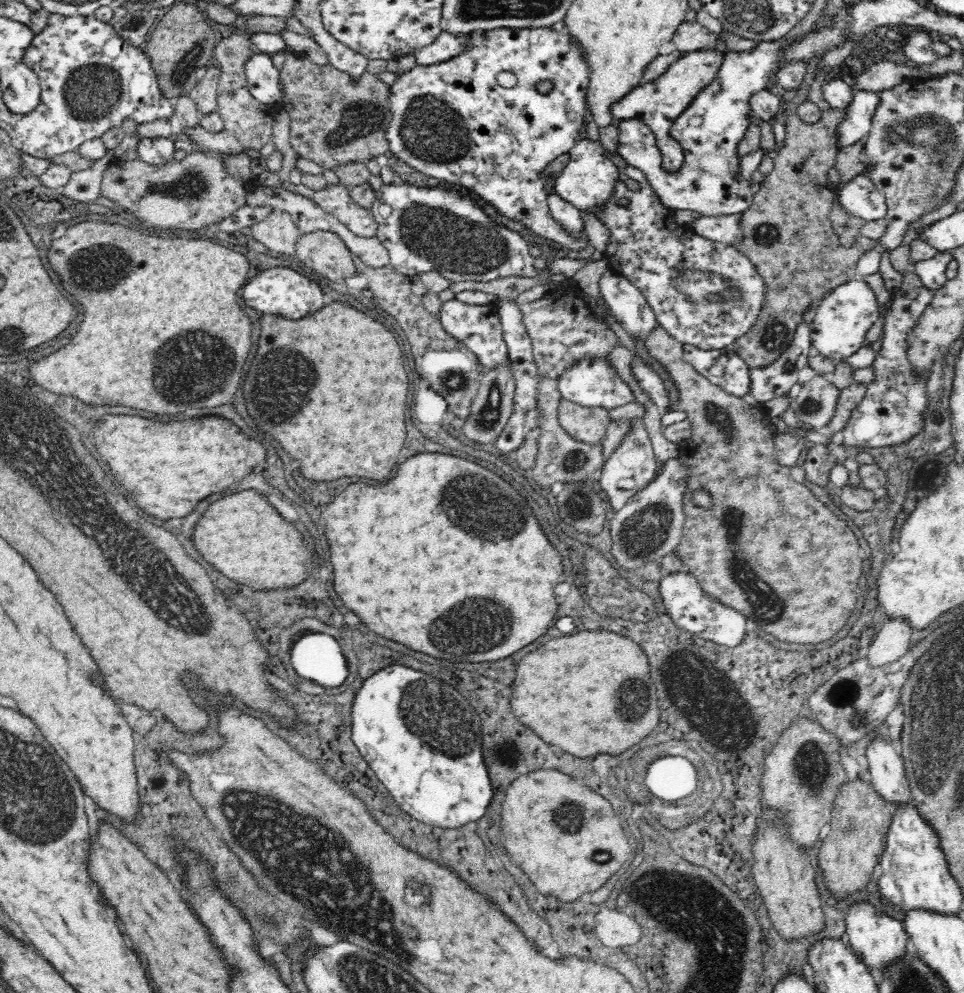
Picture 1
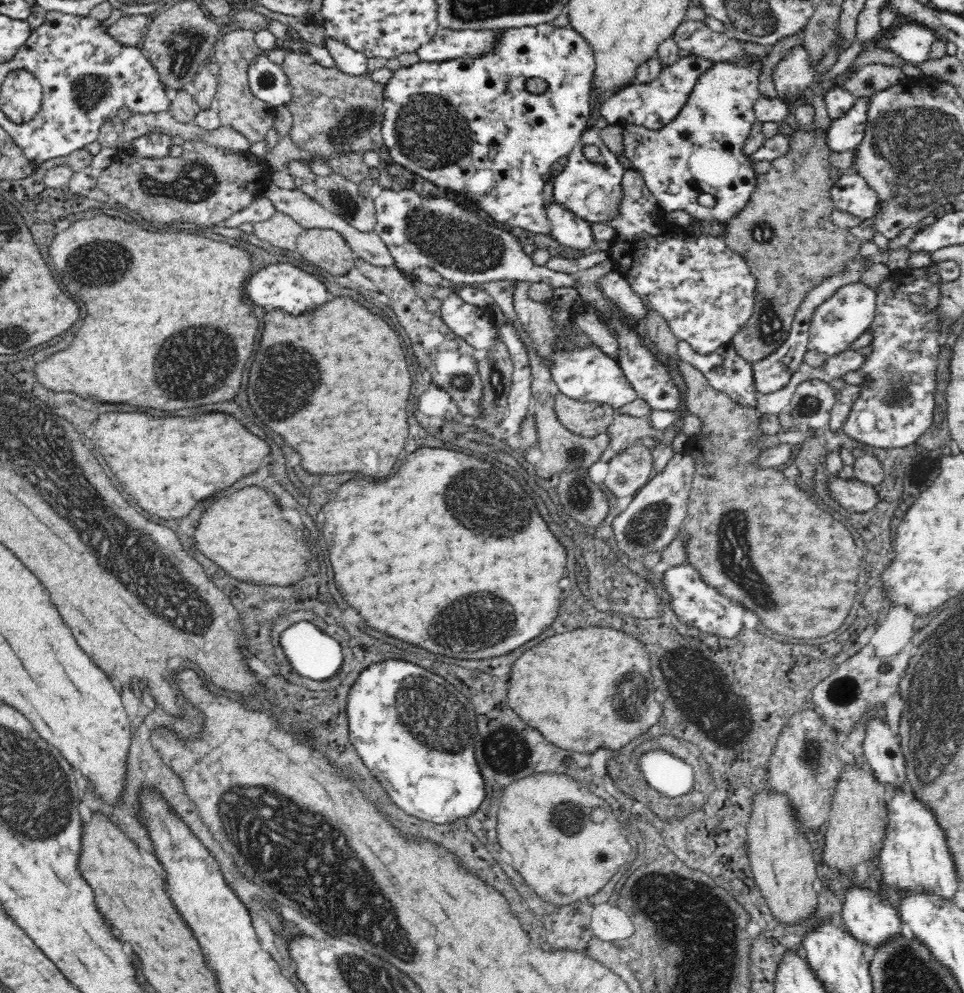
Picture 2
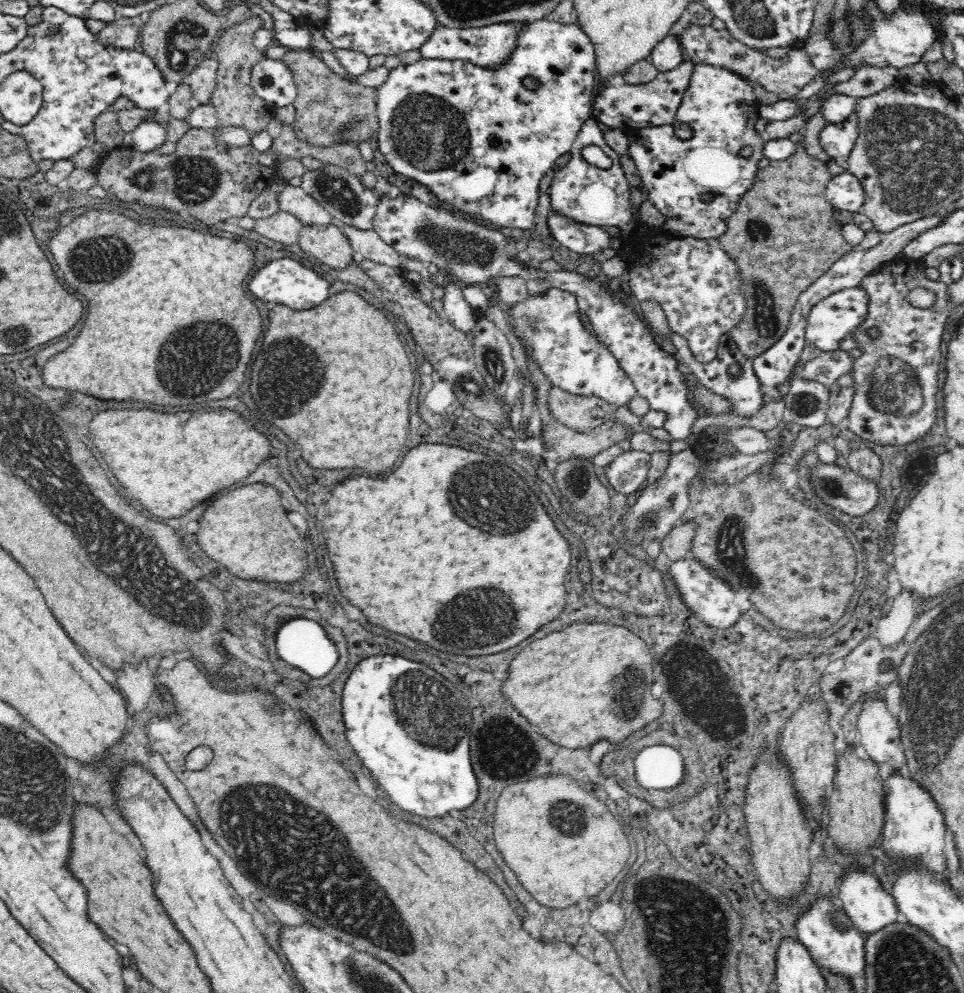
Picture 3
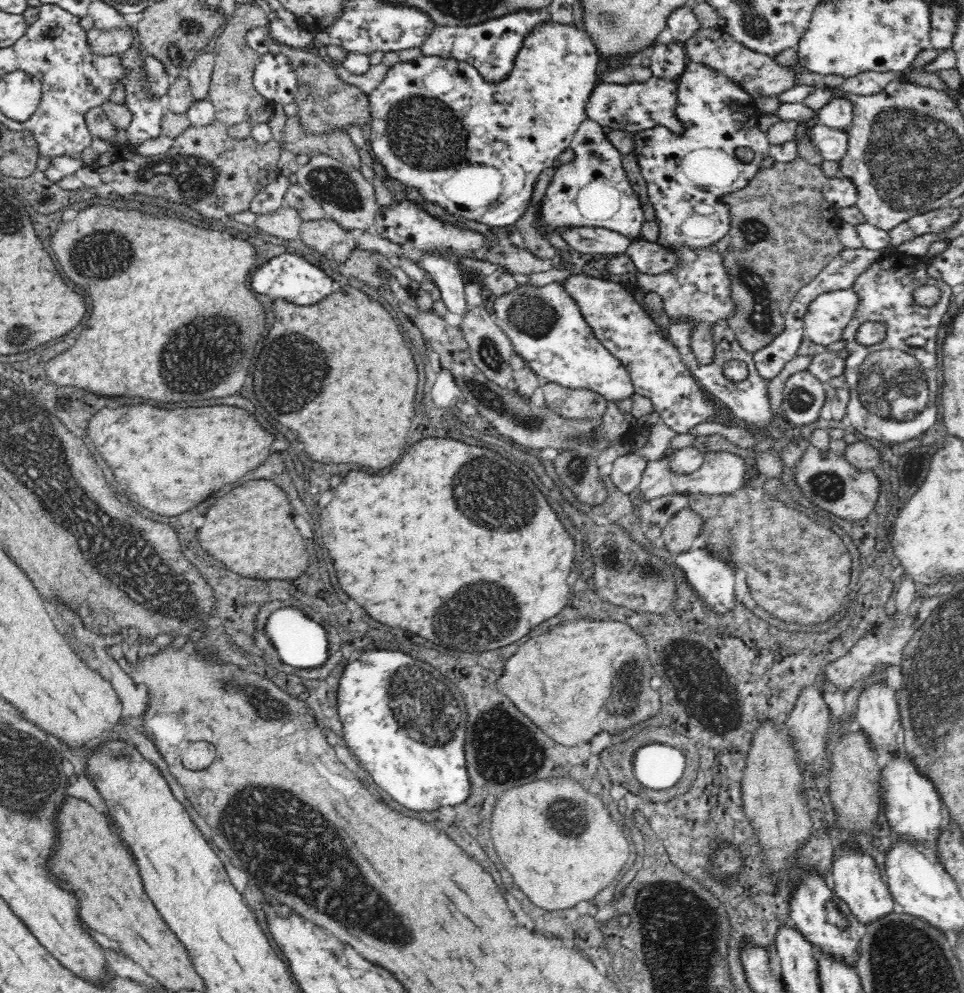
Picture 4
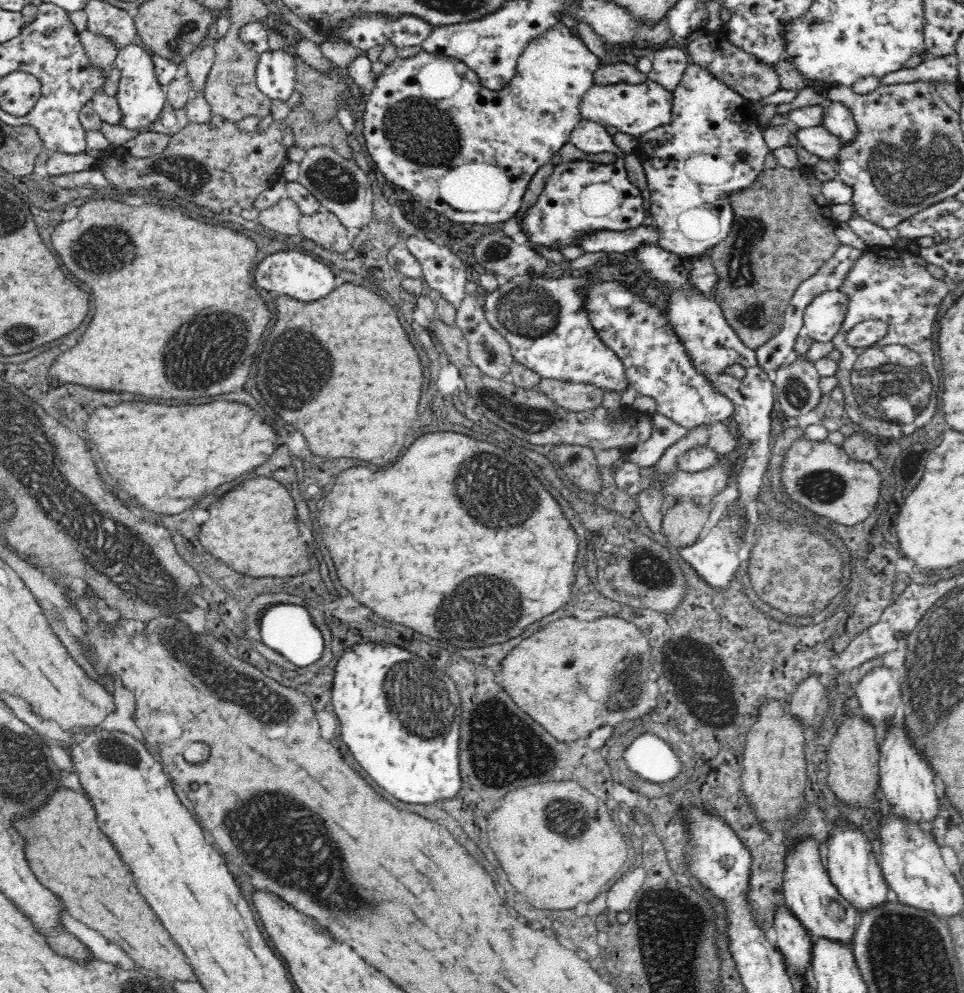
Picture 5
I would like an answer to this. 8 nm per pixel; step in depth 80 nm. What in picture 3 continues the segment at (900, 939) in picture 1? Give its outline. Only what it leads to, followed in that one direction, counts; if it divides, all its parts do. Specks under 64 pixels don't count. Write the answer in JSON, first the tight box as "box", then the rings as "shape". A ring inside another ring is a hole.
{"box":[837,863,898,936],"shape":[[[857,863],[852,864],[851,871],[845,874],[839,890],[837,900],[842,904],[844,913],[848,915],[848,919],[852,921],[852,925],[856,927],[856,930],[865,936],[878,932],[890,923],[896,922],[898,909],[894,897],[884,892],[878,877],[869,874]]]}

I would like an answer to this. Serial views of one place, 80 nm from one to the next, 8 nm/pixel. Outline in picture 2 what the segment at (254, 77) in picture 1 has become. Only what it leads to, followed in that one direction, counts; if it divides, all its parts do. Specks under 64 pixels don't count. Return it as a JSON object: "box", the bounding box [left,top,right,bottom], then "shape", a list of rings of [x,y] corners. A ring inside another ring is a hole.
{"box":[247,54,292,107],"shape":[[[265,54],[258,55],[249,65],[247,75],[256,98],[275,107],[289,105],[292,91],[282,66],[276,66]]]}

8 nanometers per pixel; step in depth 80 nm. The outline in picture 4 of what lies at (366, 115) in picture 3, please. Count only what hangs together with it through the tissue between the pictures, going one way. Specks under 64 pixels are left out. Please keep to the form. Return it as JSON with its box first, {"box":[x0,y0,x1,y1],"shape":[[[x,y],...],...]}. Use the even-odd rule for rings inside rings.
{"box":[280,44,372,135],"shape":[[[280,44],[281,53],[288,58],[292,69],[296,71],[298,79],[298,91],[295,96],[295,104],[298,106],[298,120],[302,129],[310,135],[331,135],[334,131],[346,131],[349,125],[357,126],[362,129],[367,124],[371,125],[372,115],[369,101],[369,93],[364,92],[359,86],[346,83],[340,79],[332,65],[327,64],[323,58],[320,58],[314,49],[299,49]]]}

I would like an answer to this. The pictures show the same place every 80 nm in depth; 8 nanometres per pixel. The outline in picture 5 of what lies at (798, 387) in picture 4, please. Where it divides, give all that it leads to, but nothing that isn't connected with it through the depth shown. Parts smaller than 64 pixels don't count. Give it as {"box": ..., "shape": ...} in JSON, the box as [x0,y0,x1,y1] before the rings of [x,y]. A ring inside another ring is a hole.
{"box":[773,351,823,419],"shape":[[[792,351],[785,363],[776,371],[773,382],[781,409],[788,417],[797,419],[812,412],[823,398],[820,378],[814,364],[798,359],[801,355]]]}

